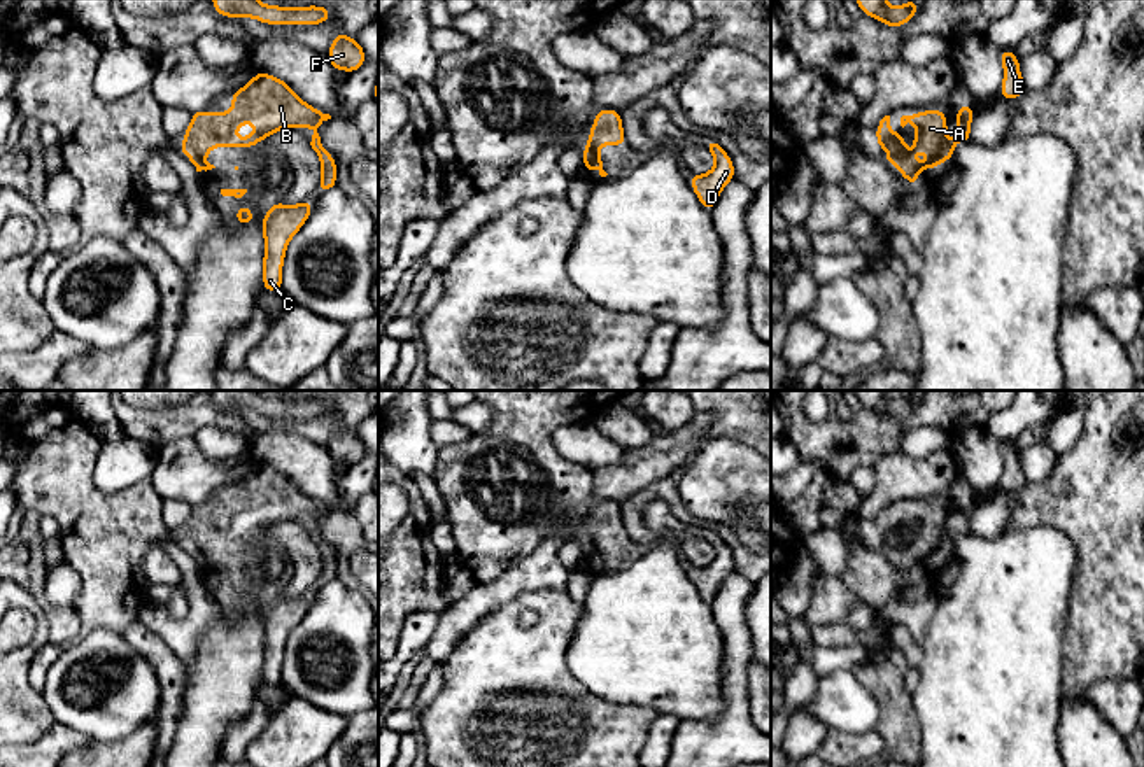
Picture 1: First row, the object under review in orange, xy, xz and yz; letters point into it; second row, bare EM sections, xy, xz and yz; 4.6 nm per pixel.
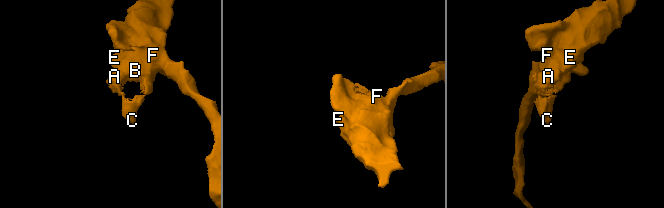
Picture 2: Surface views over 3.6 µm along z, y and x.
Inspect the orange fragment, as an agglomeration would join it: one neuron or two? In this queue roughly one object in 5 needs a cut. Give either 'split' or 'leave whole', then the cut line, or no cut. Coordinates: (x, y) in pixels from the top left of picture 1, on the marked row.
leave whole; no cut

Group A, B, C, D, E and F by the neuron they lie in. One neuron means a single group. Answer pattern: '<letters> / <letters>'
A B C D E F

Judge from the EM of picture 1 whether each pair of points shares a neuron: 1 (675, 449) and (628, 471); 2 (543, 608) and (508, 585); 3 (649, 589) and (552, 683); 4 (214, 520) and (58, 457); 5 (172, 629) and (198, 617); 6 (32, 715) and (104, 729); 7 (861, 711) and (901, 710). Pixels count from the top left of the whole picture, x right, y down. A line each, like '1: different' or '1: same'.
1: same
2: different
3: different
4: same
5: same
6: different
7: different

